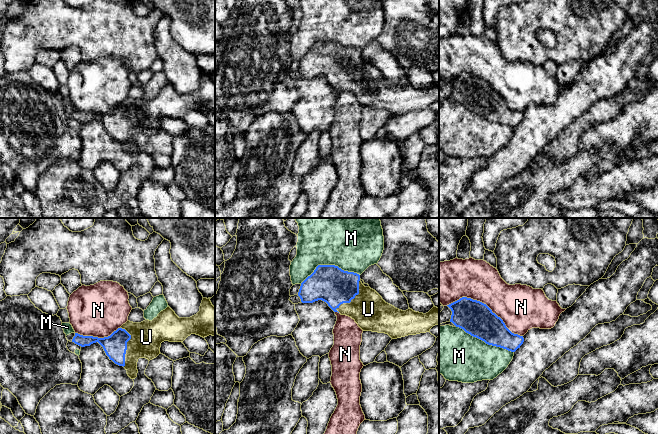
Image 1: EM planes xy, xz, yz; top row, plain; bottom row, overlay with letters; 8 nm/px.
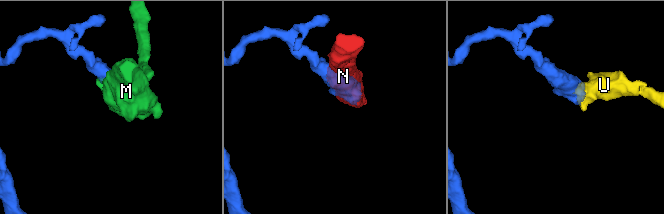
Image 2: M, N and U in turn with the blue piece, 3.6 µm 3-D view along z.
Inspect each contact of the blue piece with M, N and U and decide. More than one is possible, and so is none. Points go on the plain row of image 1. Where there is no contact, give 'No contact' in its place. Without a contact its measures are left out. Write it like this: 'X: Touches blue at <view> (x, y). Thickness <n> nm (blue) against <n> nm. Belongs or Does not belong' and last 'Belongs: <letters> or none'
M: Touches blue at xz (329, 41). Thickness 300 nm (blue) against 380 nm. Does not belong
N: Touches blue at yz (485, 80). Thickness 280 nm (blue) against 320 nm. Does not belong
U: Touches blue at xz (352, 74). Thickness 300 nm (blue) against 280 nm. Belongs
Belongs: U

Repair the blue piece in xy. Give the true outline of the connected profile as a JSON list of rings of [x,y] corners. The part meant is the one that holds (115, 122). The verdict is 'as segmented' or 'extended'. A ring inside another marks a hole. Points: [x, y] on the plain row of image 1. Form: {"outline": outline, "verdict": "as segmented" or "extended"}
{"outline": [[[203,74],[200,87],[190,94],[179,94],[167,83],[152,97],[127,97],[110,112],[98,114],[75,109],[72,118],[85,123],[98,118],[115,140],[123,142],[131,155],[137,153],[139,134],[149,137],[160,130],[161,119],[183,118],[191,110],[201,113],[215,112],[215,83]]], "verdict": "extended"}

